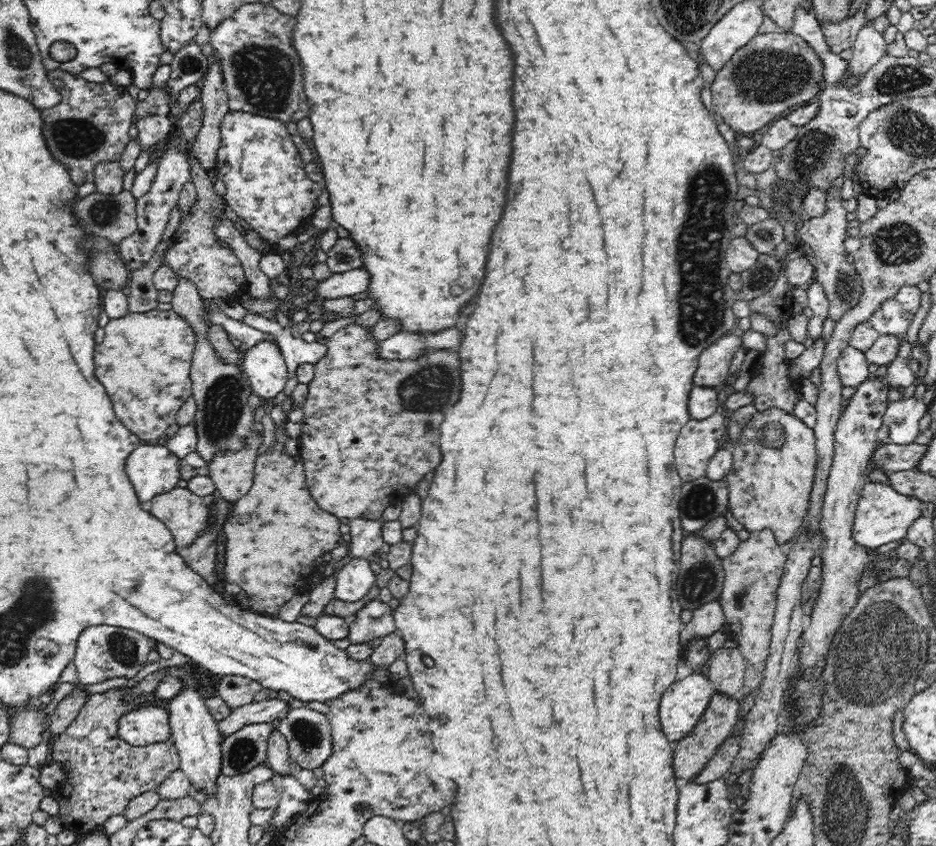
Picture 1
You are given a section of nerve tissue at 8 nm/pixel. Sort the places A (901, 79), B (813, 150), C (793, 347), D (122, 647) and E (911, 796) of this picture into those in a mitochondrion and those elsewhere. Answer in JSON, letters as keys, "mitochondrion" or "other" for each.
{"A":"mitochondrion","B":"mitochondrion","C":"other","D":"mitochondrion","E":"other"}

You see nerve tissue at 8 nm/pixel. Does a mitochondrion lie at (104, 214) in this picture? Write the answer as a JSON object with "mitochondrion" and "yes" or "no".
{"mitochondrion":"yes"}

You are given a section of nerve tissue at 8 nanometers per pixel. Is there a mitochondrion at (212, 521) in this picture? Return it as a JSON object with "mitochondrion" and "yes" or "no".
{"mitochondrion":"no"}

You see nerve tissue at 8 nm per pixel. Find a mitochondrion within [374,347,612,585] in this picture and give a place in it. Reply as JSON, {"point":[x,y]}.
{"point":[420,391]}

